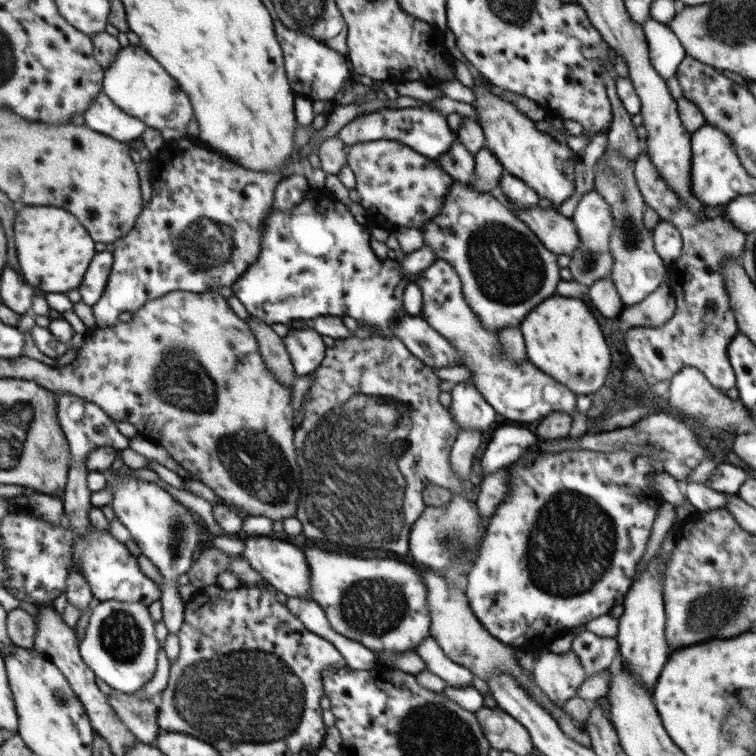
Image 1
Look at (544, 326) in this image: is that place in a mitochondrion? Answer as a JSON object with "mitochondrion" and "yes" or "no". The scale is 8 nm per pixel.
{"mitochondrion":"no"}

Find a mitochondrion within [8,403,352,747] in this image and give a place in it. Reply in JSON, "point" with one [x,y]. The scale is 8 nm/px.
{"point":[245,692]}

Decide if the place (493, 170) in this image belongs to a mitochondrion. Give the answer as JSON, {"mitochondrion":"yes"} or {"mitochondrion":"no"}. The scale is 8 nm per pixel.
{"mitochondrion":"no"}

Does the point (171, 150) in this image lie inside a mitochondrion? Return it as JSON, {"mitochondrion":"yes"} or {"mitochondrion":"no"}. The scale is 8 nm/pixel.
{"mitochondrion":"no"}

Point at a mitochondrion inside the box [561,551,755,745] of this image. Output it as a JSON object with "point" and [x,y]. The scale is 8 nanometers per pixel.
{"point":[721,605]}

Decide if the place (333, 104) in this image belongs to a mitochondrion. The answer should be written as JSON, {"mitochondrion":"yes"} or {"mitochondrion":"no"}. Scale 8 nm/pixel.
{"mitochondrion":"no"}

